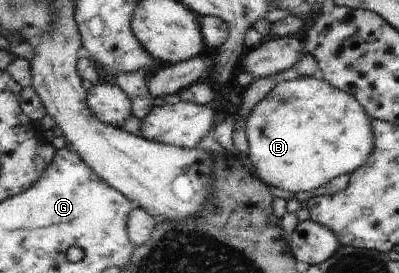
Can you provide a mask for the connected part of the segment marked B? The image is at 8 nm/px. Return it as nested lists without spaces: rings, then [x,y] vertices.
[[[318,75],[279,82],[267,92],[265,100],[259,102],[246,119],[248,167],[265,184],[293,194],[323,186],[335,176],[349,174],[367,162],[373,148],[371,119],[349,94],[333,88]]]

